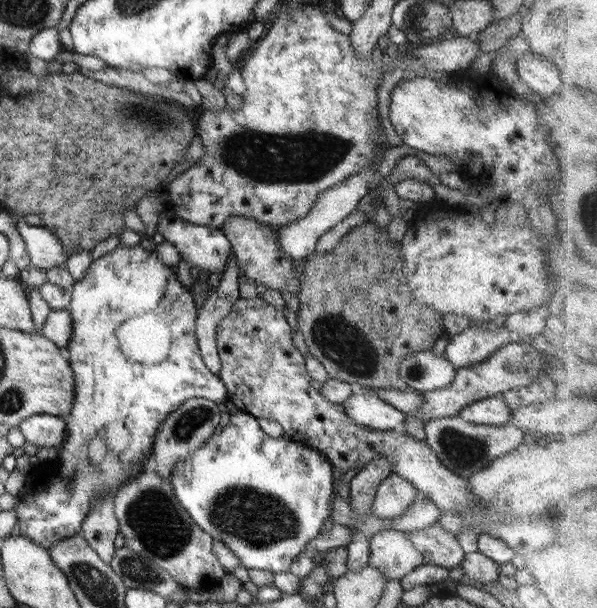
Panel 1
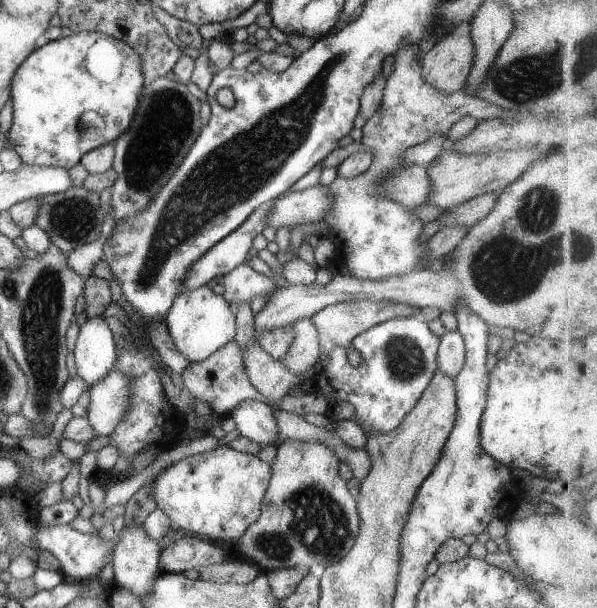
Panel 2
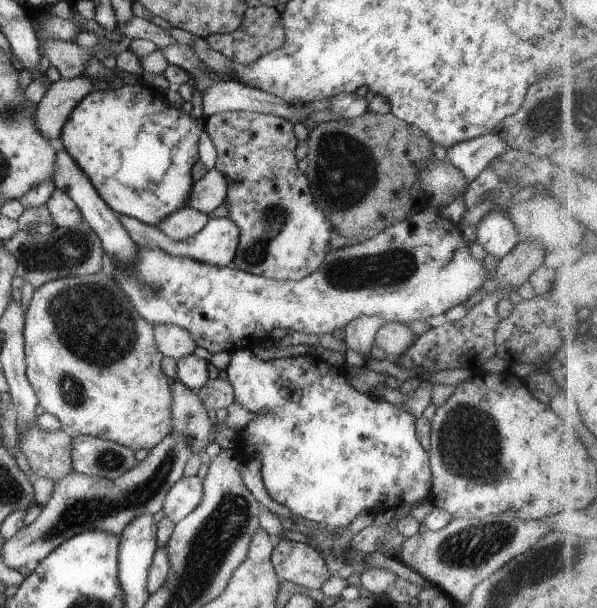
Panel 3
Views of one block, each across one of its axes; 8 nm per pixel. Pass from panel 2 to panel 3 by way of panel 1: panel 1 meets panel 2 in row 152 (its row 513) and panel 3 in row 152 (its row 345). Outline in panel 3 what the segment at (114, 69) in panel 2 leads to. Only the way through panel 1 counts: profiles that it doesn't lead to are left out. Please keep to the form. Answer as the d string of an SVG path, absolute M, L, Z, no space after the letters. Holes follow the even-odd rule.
M125 84L115 90L97 90L85 95L64 122L58 143L74 158L108 208L156 226L160 220L186 205L194 184L191 170L199 161L198 141L204 132L205 119L192 118L181 109L172 108L162 92L152 85Z

